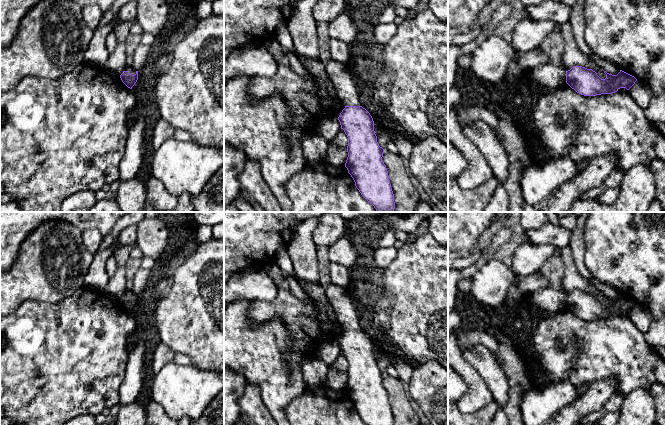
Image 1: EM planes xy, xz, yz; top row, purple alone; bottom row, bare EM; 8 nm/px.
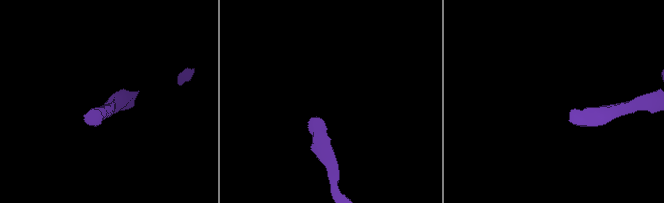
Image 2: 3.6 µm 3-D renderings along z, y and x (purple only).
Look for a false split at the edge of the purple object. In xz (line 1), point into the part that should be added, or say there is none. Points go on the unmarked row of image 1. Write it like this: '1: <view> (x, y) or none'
1: none

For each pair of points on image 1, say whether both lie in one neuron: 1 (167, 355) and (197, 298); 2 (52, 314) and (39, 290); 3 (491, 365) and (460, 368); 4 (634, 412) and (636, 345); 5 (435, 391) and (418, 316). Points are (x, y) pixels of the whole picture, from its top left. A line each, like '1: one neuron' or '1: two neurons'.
1: two neurons
2: two neurons
3: two neurons
4: two neurons
5: two neurons

